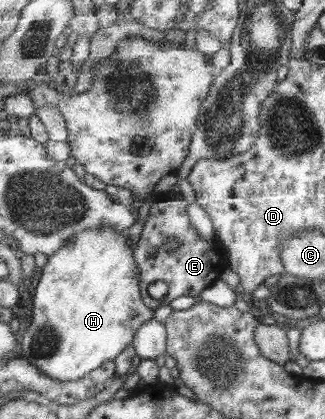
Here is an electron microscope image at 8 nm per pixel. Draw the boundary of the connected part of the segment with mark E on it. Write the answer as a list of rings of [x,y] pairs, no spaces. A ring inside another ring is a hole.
[[[161,196],[150,207],[149,218],[143,227],[141,239],[136,244],[135,258],[138,267],[141,267],[141,294],[150,309],[170,305],[174,299],[182,295],[201,297],[201,293],[207,287],[212,287],[221,279],[221,275],[231,268],[219,243],[198,235],[198,231],[190,223],[188,204],[186,199],[179,196]],[[168,240],[178,241],[179,247],[165,251],[165,243]],[[160,280],[168,285],[168,292],[163,299],[156,300],[148,295],[148,287],[150,283]]]

